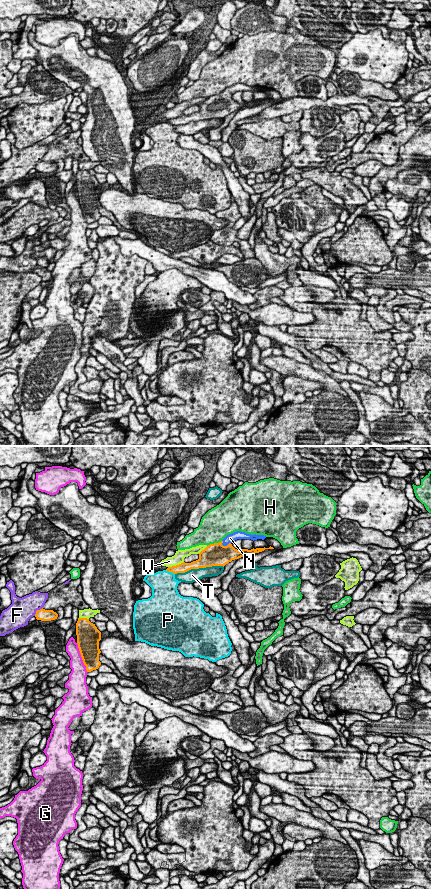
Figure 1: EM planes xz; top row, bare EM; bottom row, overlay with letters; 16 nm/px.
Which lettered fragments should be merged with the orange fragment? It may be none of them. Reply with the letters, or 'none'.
N

